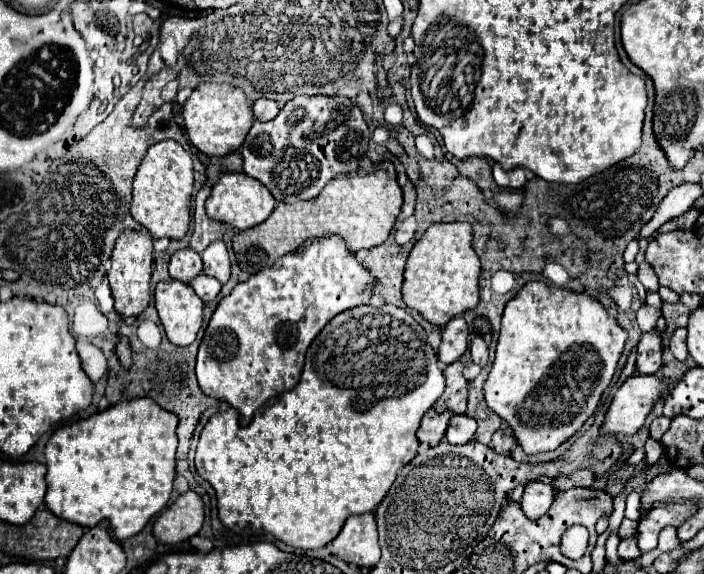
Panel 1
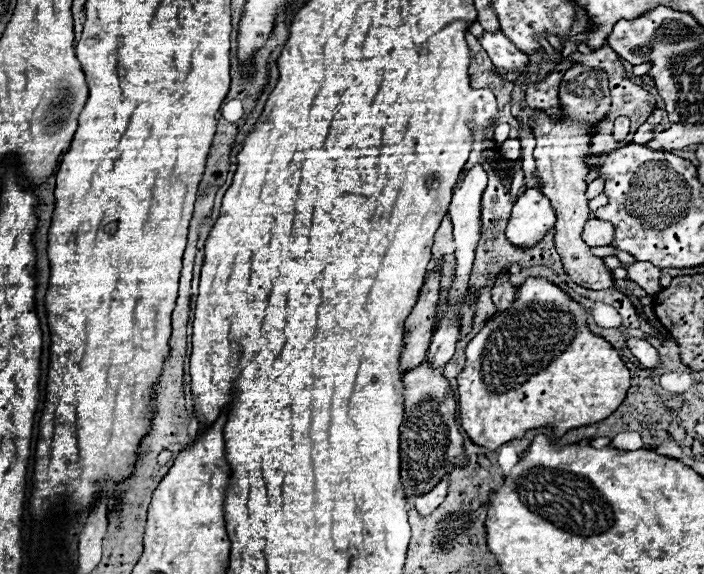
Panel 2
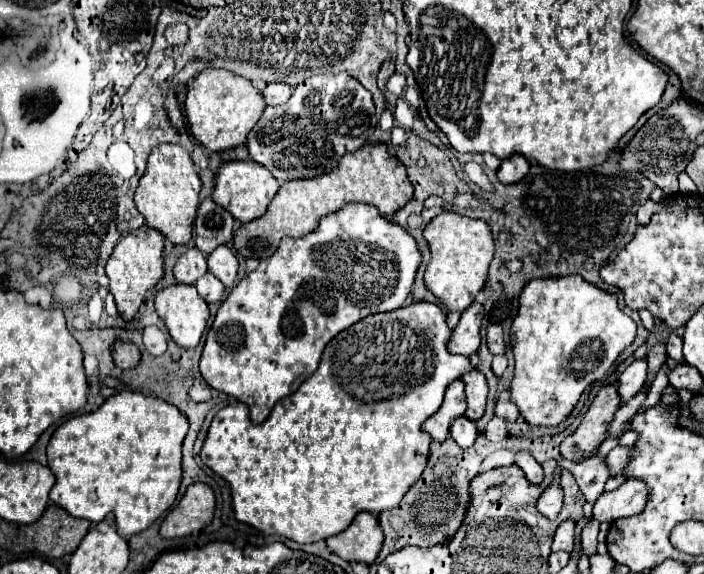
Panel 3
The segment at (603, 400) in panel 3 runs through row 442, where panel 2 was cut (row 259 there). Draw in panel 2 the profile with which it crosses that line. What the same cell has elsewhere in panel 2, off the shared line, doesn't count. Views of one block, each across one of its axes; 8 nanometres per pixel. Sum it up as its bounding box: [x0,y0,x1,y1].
[534,64,614,290]

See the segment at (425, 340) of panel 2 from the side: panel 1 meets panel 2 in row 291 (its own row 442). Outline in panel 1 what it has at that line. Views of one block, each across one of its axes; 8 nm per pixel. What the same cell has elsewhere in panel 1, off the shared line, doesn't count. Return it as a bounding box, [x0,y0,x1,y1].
[416,408,454,446]

